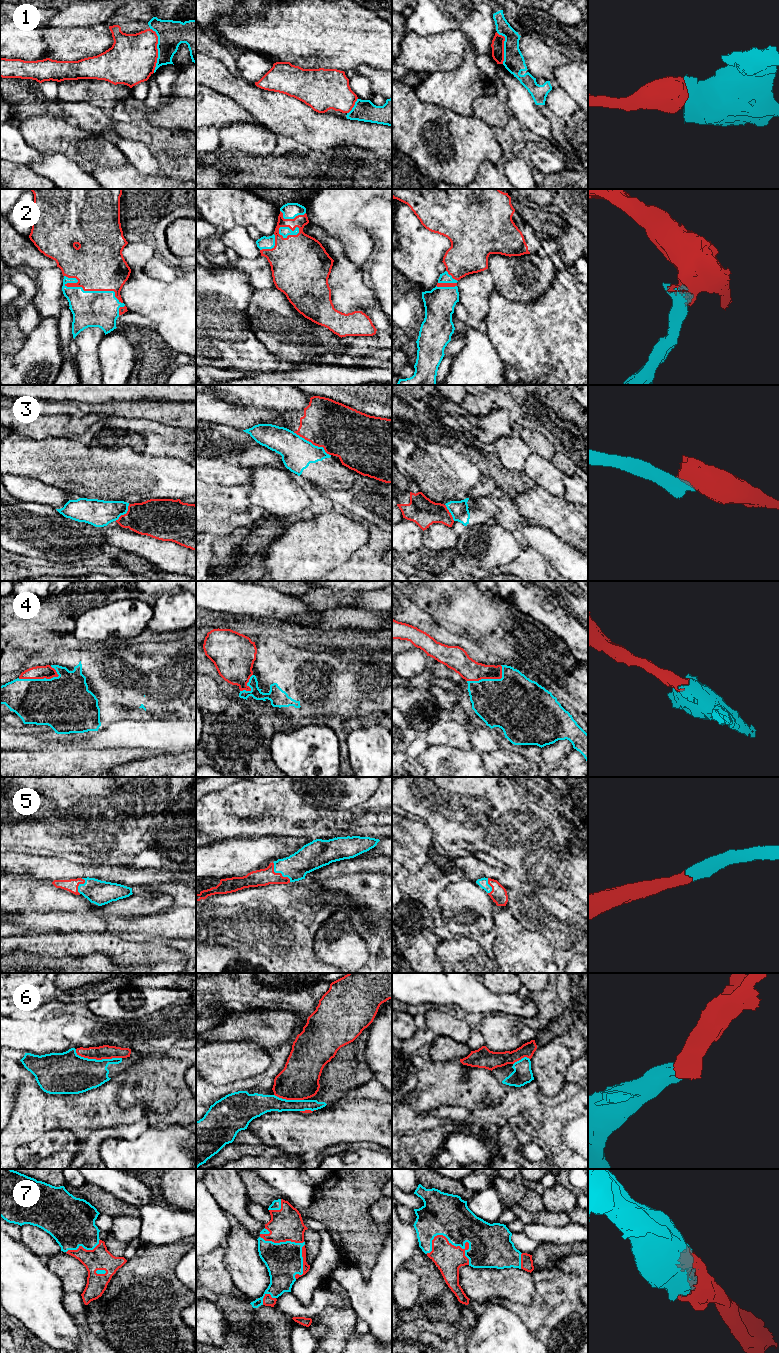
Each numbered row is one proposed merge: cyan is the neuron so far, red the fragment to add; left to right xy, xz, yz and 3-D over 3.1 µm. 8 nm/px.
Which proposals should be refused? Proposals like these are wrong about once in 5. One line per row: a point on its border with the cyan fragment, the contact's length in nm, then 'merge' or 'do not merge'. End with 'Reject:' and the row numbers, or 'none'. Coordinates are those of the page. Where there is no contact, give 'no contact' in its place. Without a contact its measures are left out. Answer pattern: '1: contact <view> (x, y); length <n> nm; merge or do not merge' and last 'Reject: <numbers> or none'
1: contact xy (157, 48); length 360 nm; do not merge
2: contact xy (82, 289); length 500 nm; merge
3: contact xz (311, 443); length 360 nm; do not merge
4: contact xy (38, 679); length 340 nm; merge
5: contact xz (278, 872); length 220 nm; merge
6: contact xy (97, 1060); length 380 nm; do not merge
7: contact yz (447, 1238); length 360 nm; merge
Reject: 1, 3, 6

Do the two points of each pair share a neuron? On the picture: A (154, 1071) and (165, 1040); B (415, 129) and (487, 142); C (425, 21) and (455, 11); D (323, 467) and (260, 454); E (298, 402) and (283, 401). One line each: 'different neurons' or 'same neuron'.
A: different neurons
B: same neuron
C: same neuron
D: different neurons
E: same neuron

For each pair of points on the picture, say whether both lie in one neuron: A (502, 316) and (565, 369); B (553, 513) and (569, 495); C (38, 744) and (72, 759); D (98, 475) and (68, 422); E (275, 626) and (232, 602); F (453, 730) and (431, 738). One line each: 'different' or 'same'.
A: same
B: different
C: different
D: different
E: different
F: same

